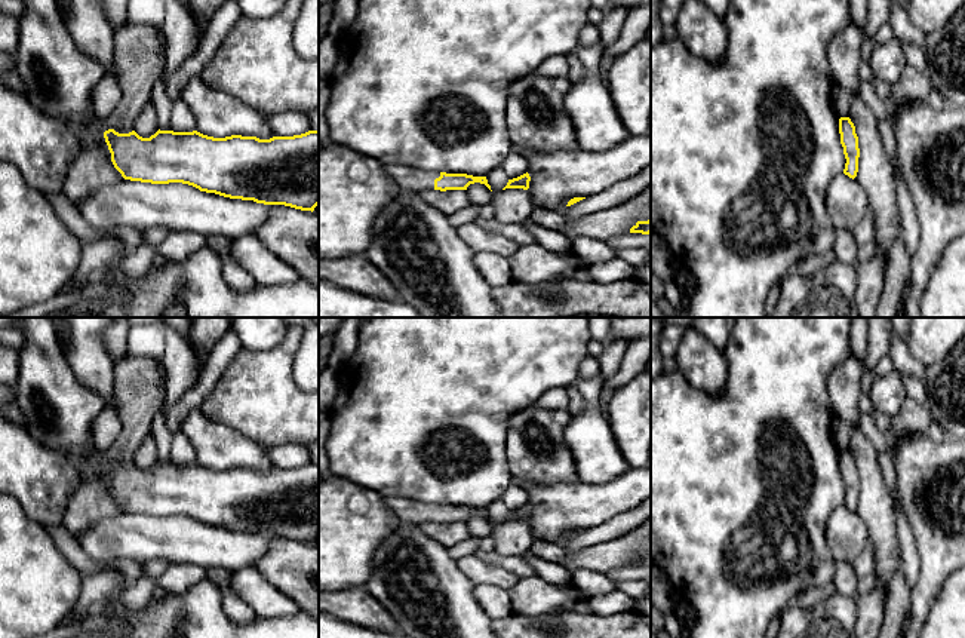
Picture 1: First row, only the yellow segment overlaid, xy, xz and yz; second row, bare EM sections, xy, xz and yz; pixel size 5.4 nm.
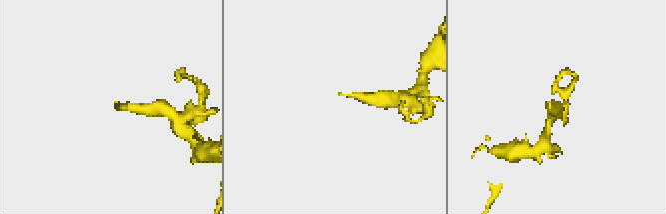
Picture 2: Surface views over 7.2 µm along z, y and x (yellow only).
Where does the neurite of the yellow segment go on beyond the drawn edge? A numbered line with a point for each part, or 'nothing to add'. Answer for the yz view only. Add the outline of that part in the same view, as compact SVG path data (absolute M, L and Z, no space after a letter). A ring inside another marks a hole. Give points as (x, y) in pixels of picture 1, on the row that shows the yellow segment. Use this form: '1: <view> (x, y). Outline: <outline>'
nothing to add

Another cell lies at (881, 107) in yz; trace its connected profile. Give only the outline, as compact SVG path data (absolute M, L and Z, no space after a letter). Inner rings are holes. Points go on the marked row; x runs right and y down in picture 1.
M861 79L857 95L873 110L878 120L886 120L889 113L889 102L876 95L870 82Z

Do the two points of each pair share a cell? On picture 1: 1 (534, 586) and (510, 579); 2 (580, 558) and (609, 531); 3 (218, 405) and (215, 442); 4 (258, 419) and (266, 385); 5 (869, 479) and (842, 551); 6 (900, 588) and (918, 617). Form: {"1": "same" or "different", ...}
{"1": "different", "2": "different", "3": "different", "4": "same", "5": "different", "6": "different"}

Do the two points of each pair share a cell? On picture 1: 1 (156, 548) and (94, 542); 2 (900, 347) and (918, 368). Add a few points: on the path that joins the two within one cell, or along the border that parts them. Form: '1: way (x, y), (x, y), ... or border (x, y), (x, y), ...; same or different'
1: way (141, 542), (108, 542); same
2: way (902, 353), (912, 364); same

